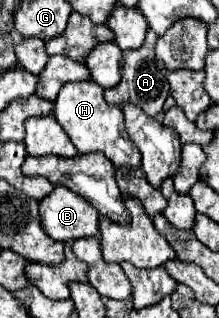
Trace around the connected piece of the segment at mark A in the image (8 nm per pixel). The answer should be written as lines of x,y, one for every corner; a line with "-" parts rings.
148,30
148,36
146,36
146,42
144,42
142,48
132,50
132,52
124,52
124,68
122,68
120,84
114,86
114,88
108,88
104,92
104,98
108,100
108,104
122,106
126,102
132,102
132,104
140,106
148,116
156,116
156,114
162,112
164,100
170,92
170,86
168,86
168,80
166,80
168,70
164,68
164,62
154,58
156,40
158,40
158,36
152,30

